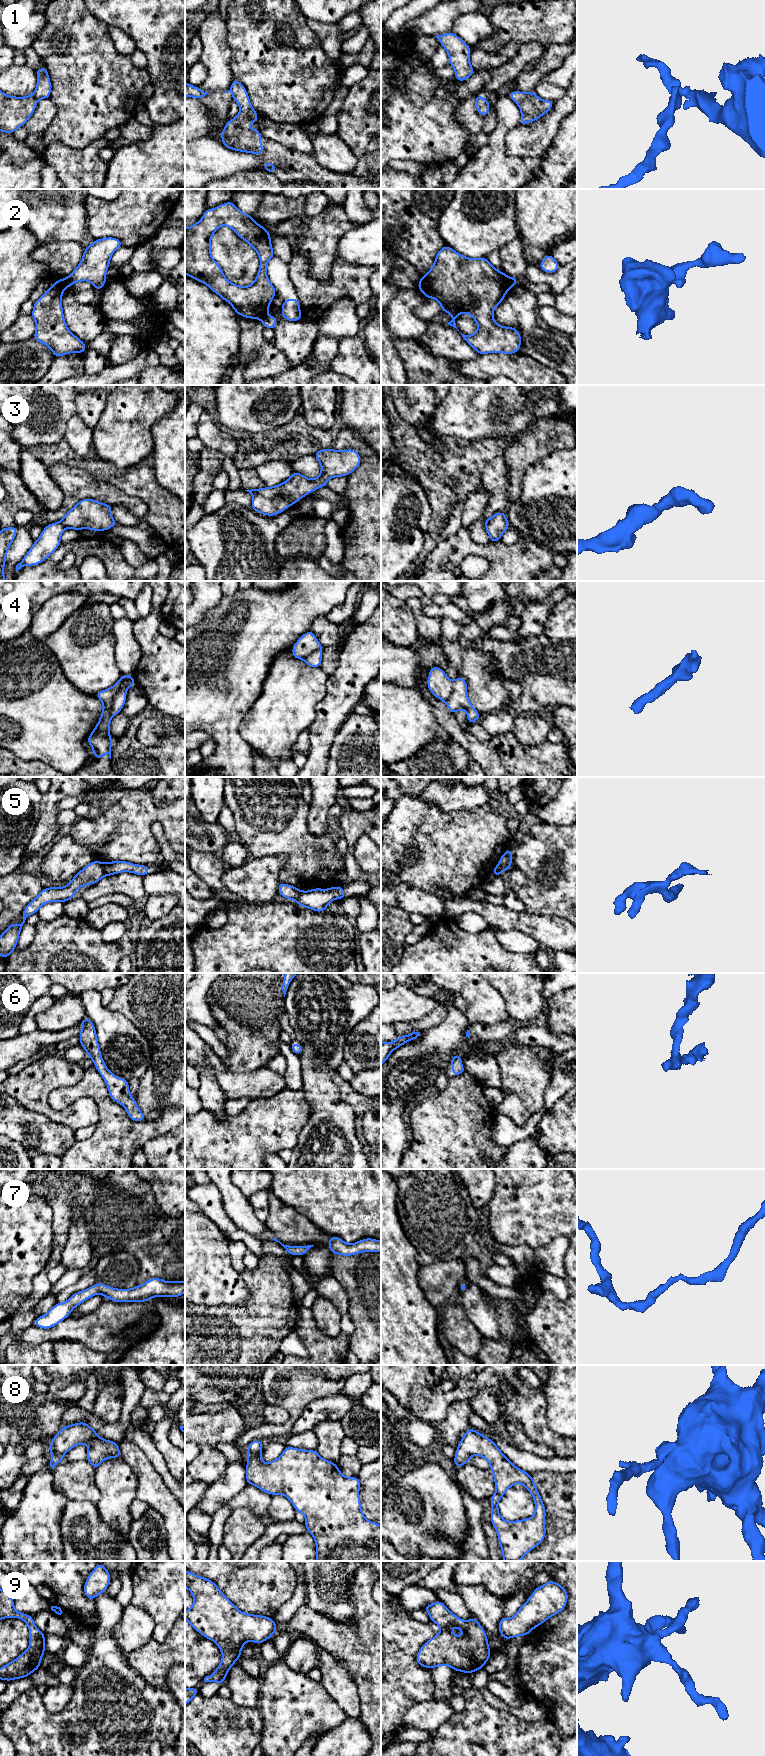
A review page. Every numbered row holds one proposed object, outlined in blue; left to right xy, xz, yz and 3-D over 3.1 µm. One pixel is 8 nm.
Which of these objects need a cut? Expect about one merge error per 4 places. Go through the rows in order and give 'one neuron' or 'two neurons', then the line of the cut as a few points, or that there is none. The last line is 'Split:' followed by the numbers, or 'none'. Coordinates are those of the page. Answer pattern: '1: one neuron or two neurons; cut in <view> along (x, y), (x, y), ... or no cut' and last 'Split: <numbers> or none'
1: two neurons; cut in xy along (33, 93), (37, 99)
2: two neurons; cut in yz along (508, 277), (511, 285)
3: one neuron; no cut
4: two neurons; cut in xy along (125, 687), (121, 687), (113, 699), (111, 717)
5: two neurons; cut in xy along (100, 862), (105, 874)
6: one neuron; no cut
7: one neuron; no cut
8: one neuron; no cut
9: one neuron; no cut
Split: 1, 2, 4, 5

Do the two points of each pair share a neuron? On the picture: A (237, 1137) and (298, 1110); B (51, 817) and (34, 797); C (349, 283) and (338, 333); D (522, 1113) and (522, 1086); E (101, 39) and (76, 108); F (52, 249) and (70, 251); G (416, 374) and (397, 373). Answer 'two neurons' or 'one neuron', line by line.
A: one neuron
B: two neurons
C: two neurons
D: two neurons
E: one neuron
F: one neuron
G: two neurons

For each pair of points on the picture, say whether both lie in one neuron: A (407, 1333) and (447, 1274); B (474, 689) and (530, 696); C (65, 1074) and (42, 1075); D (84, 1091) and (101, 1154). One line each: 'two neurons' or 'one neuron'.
A: two neurons
B: two neurons
C: one neuron
D: one neuron

